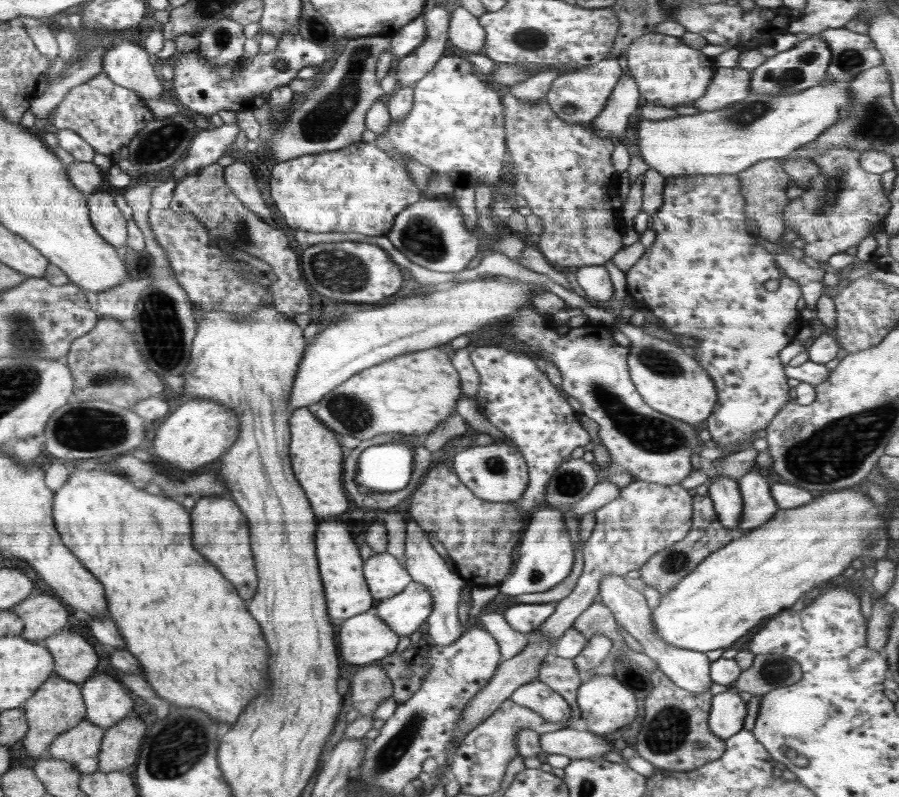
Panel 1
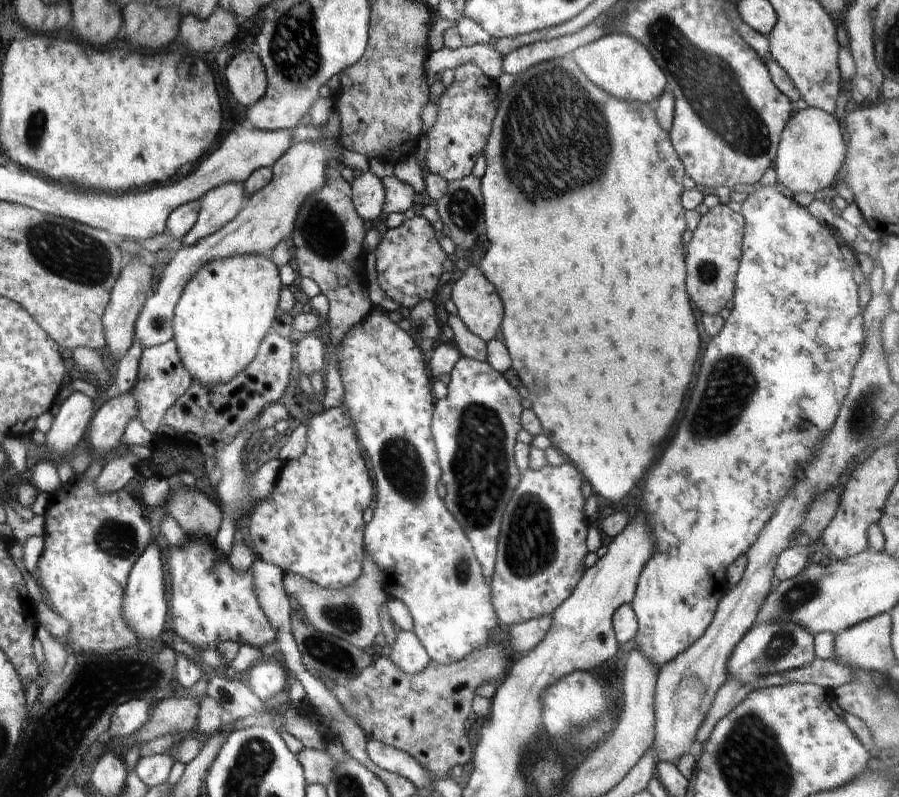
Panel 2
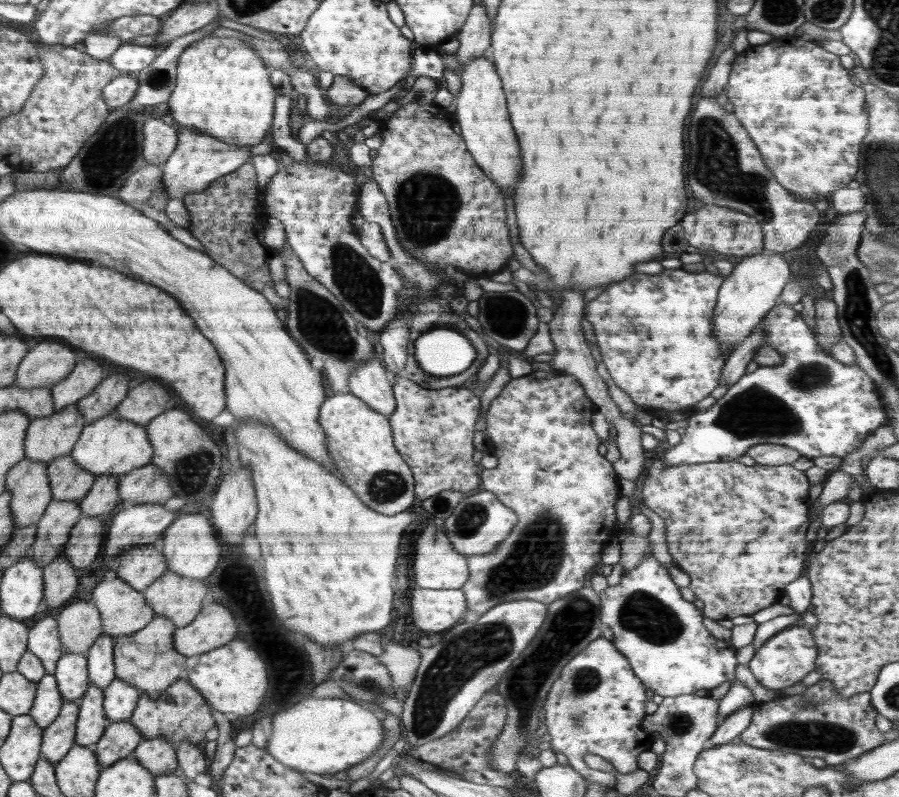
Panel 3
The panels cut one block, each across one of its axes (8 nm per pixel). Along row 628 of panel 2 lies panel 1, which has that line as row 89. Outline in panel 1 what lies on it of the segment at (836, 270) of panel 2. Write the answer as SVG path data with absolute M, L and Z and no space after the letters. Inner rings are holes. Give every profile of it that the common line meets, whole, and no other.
M656 32L636 37L625 50L629 73L636 81L640 96L660 106L692 106L707 91L716 70L715 59L688 46L680 37Z

